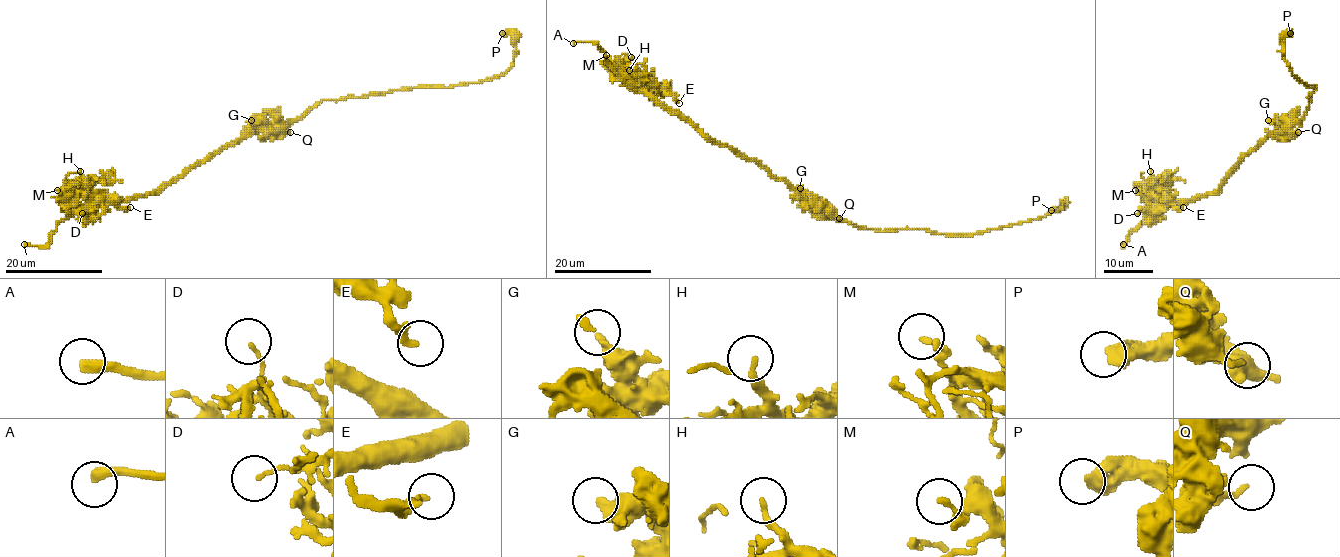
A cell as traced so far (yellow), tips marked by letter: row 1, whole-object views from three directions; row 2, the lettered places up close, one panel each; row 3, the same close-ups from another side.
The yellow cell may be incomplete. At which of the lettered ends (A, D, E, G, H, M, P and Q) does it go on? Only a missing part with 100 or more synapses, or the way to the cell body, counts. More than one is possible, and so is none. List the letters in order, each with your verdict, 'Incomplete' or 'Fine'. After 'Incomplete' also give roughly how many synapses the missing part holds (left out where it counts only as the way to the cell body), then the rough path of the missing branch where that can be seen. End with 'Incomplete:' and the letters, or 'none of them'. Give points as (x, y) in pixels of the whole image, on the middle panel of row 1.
A: Incomplete
D: Fine
E: Fine
G: Fine
H: Fine
M: Fine
P: Fine
Q: Fine
Incomplete: A

